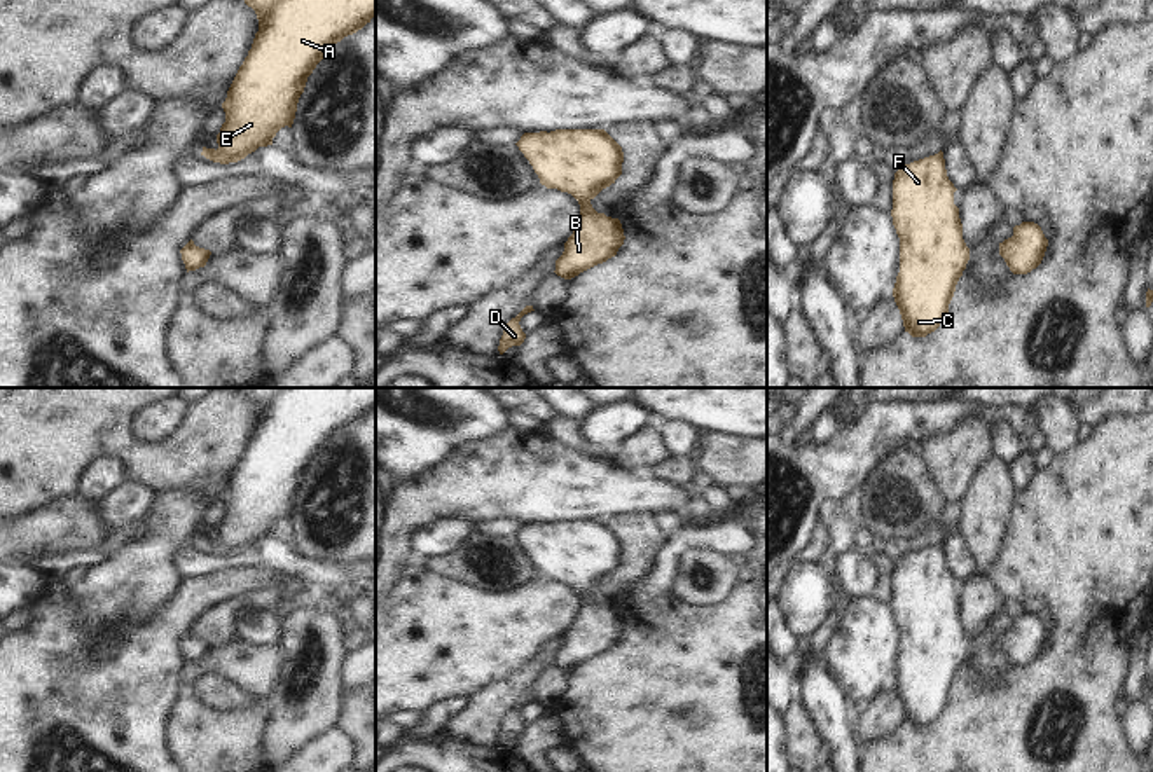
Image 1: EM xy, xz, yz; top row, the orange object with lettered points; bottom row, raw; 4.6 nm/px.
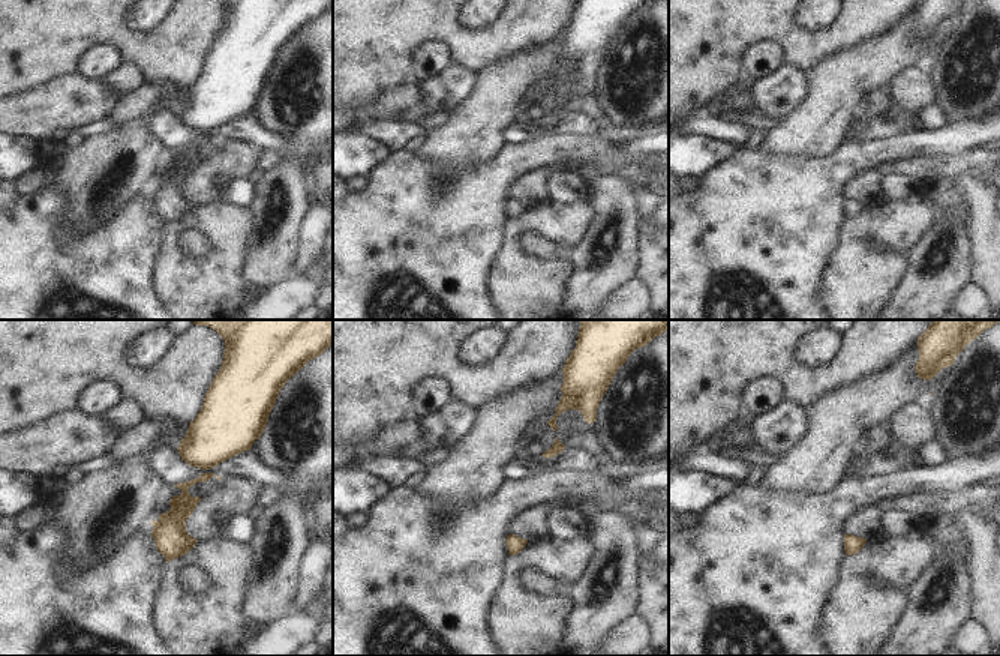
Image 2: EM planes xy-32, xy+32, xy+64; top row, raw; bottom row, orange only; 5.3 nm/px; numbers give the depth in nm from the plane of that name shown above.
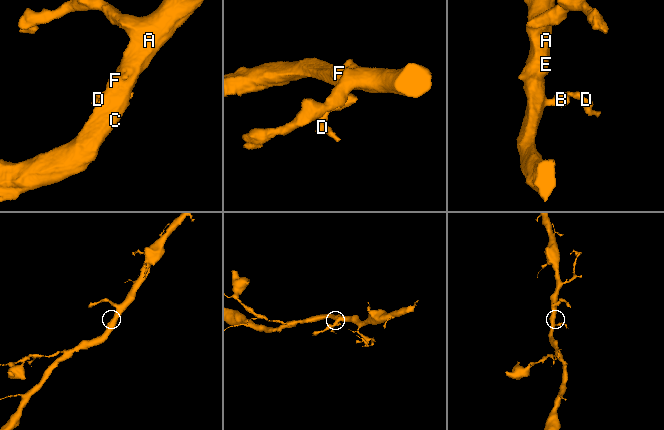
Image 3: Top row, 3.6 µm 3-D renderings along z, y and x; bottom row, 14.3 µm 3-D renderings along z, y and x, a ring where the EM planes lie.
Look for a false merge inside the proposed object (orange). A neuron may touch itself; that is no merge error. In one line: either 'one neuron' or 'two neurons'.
one neuron

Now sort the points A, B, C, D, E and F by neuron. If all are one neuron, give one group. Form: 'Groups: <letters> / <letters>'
Groups: A B C D E F

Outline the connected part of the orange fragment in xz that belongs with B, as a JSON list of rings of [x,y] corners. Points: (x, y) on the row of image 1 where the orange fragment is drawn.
[[[604,129],[524,133],[515,145],[542,185],[568,192],[580,204],[580,220],[554,272],[571,279],[615,257],[625,239],[622,224],[597,213],[590,201],[622,175],[622,147]]]

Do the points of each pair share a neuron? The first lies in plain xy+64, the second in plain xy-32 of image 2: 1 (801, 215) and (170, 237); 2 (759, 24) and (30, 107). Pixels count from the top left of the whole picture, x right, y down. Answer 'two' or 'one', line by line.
1: two
2: two

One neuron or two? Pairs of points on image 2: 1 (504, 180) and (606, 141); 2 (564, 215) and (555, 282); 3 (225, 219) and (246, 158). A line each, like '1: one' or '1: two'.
1: one
2: one
3: two

